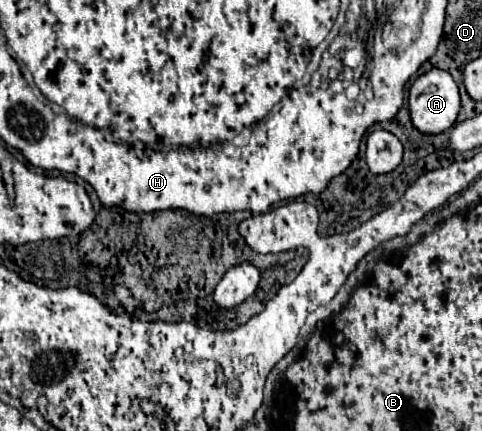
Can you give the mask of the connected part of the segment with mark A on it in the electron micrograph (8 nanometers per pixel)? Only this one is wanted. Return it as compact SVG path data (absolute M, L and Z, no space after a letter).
M433 67L431 71L419 75L413 81L413 85L409 87L411 121L421 133L443 133L445 129L449 129L457 119L459 107L461 107L461 101L459 101L457 83L453 81L453 77L447 71L443 71L439 67Z

